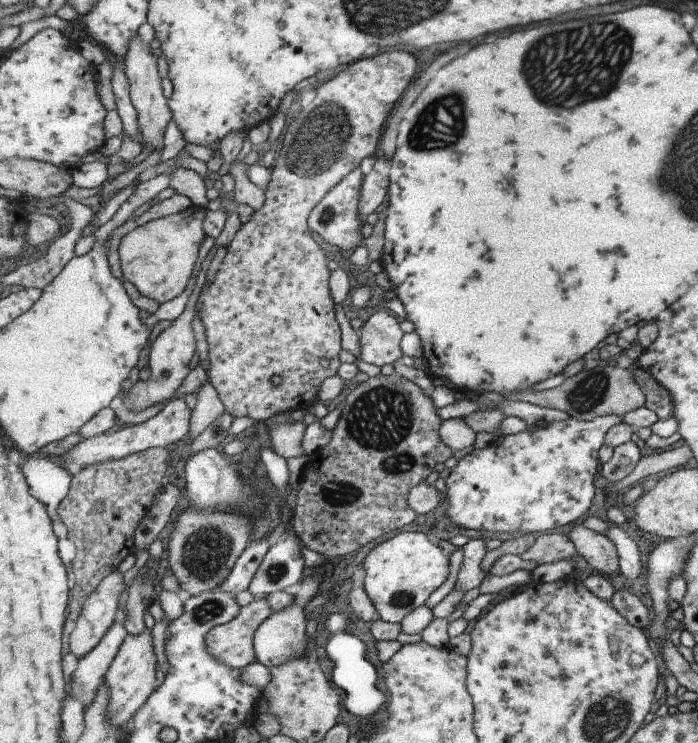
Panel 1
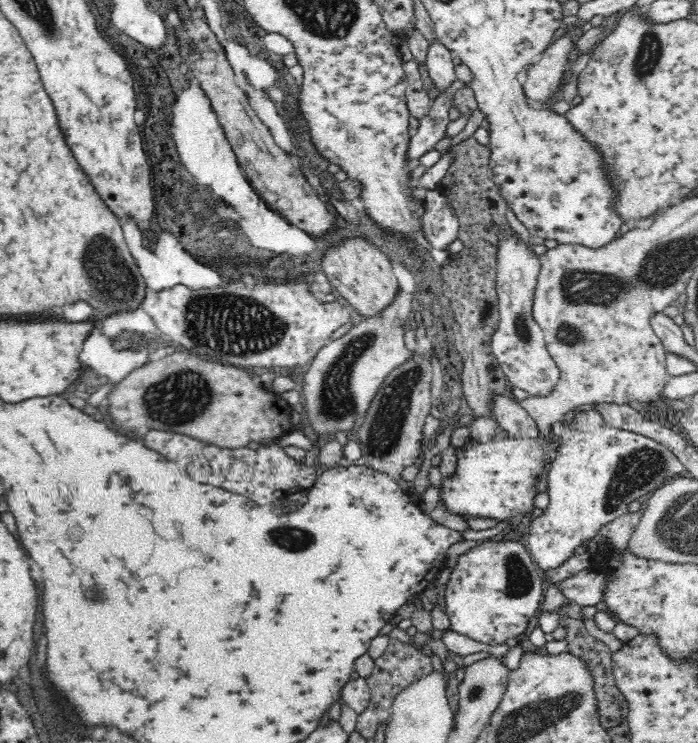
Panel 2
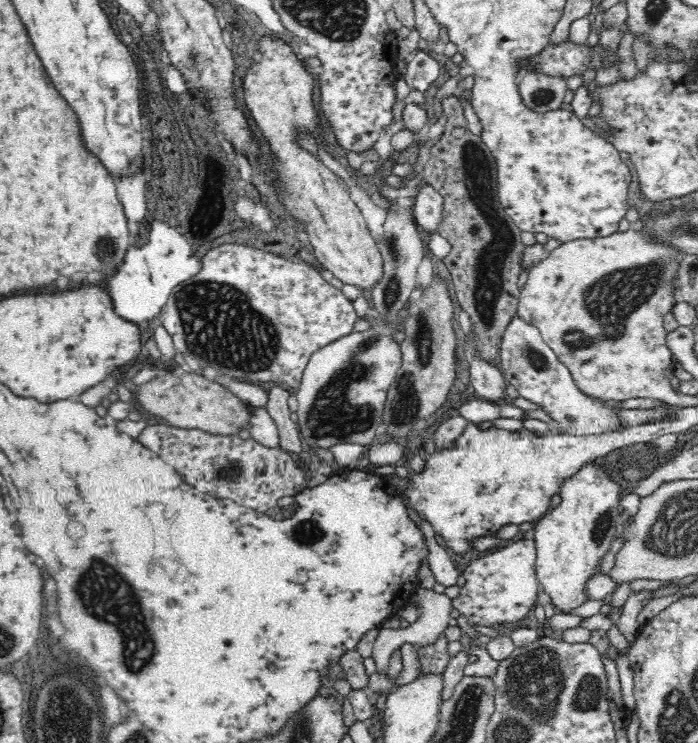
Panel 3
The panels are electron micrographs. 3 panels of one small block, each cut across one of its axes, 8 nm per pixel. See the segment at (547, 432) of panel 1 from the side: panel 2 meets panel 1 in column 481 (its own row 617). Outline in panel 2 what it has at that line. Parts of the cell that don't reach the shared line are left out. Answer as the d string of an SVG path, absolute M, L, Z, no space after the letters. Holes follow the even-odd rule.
M485 540L479 546L468 549L457 558L449 581L441 592L443 614L449 619L449 630L464 634L488 644L504 644L511 637L520 638L528 628L530 616L534 616L540 608L544 587L545 574L535 564L527 546L512 540L490 542Z

